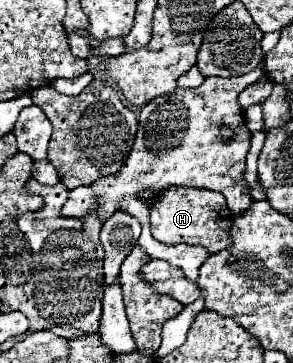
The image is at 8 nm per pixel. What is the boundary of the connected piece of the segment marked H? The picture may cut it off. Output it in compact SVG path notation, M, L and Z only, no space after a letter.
M170 186L160 192L160 196L150 204L150 224L152 236L162 244L198 244L216 254L230 246L230 210L226 210L226 200L220 192L200 188L178 188Z

